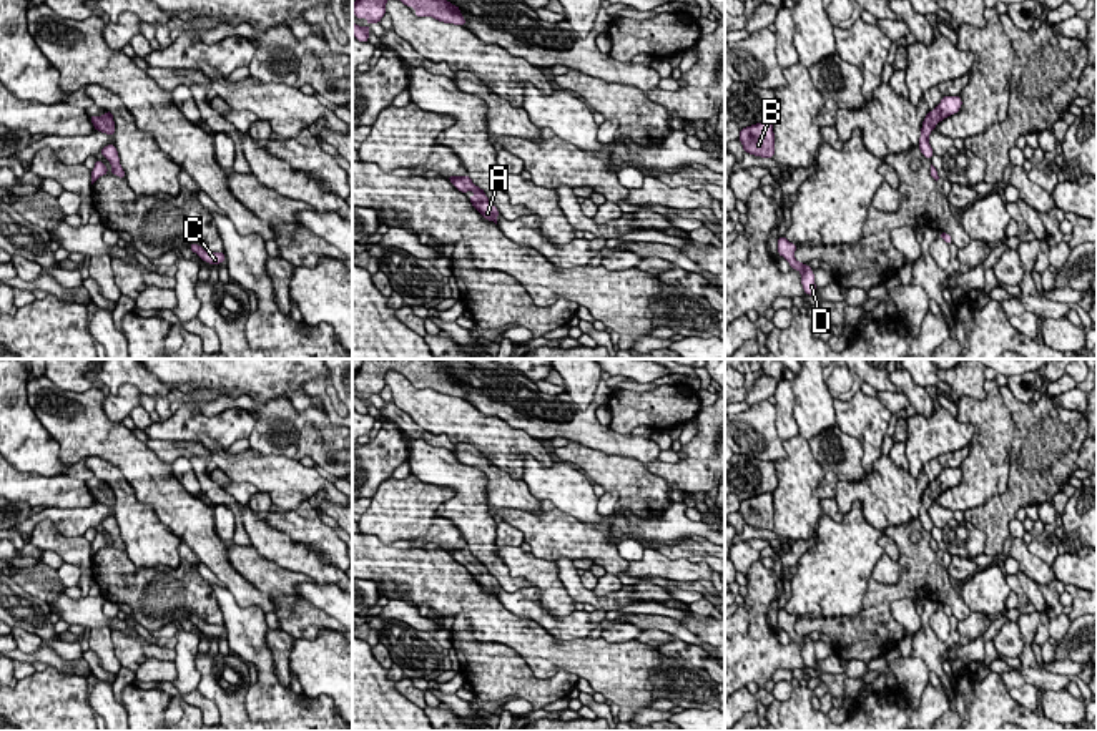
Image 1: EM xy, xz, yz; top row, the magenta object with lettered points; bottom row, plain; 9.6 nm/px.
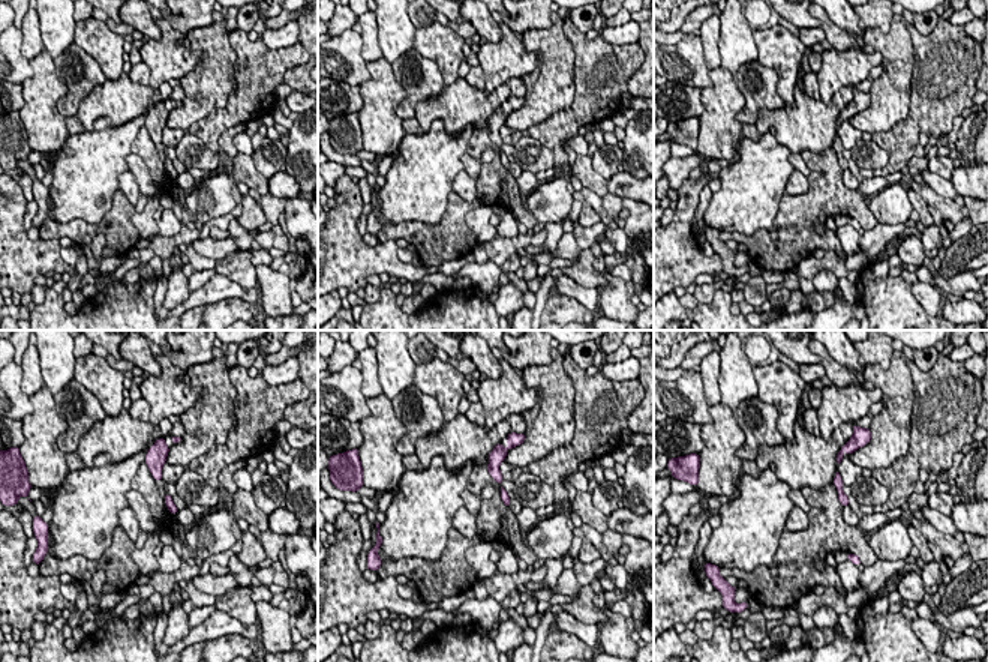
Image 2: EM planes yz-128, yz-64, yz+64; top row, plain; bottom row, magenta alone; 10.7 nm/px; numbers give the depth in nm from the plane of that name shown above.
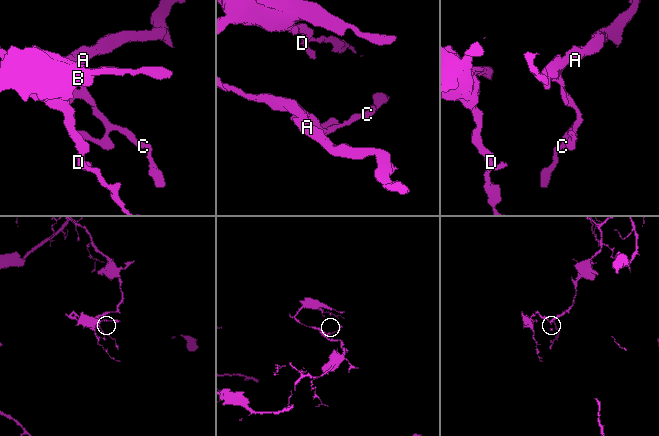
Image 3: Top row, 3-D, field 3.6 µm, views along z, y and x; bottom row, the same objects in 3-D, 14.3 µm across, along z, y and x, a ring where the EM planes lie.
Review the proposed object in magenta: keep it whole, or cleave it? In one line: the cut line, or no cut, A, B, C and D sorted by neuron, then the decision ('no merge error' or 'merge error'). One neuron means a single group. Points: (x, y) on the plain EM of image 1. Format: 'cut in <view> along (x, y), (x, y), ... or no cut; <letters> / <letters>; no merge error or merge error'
no cut; A B C D; no merge error

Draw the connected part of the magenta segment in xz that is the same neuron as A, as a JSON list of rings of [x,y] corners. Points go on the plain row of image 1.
[[[464,547],[460,550],[459,548],[449,548],[447,552],[454,557],[454,560],[457,560],[462,565],[474,563],[475,567],[469,568],[469,573],[472,575],[472,578],[485,591],[494,593],[497,596],[499,581],[495,580],[495,576],[492,576],[489,573],[489,570],[485,568],[485,563],[472,555],[469,547]]]

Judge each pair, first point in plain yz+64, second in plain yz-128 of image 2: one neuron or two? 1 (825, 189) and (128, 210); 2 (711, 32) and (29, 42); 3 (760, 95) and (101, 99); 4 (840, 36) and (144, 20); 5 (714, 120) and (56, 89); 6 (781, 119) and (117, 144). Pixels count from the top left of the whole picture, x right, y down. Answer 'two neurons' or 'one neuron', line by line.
1: one neuron
2: one neuron
3: two neurons
4: one neuron
5: one neuron
6: two neurons

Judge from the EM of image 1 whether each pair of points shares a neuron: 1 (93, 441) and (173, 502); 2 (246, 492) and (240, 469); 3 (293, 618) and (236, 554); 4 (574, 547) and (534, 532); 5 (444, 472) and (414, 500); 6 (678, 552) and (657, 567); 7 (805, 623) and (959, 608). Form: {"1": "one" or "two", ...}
{"1": "one", "2": "two", "3": "one", "4": "one", "5": "two", "6": "two", "7": "one"}

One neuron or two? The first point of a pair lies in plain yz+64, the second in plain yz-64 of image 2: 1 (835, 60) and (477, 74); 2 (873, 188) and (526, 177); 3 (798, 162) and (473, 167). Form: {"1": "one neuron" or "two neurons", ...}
{"1": "two neurons", "2": "one neuron", "3": "one neuron"}

